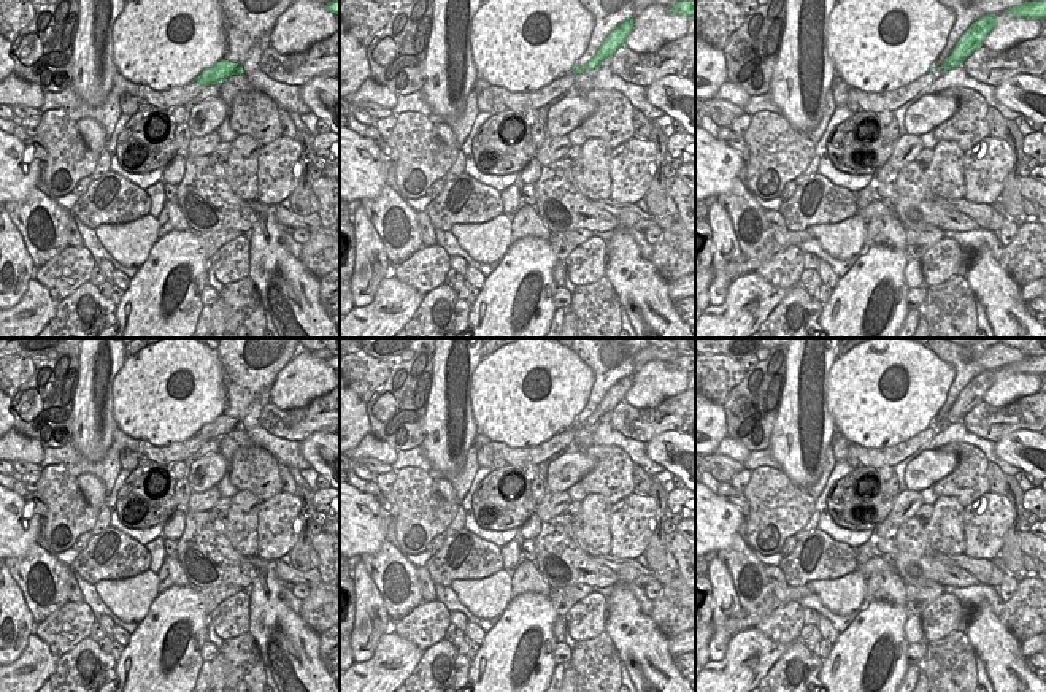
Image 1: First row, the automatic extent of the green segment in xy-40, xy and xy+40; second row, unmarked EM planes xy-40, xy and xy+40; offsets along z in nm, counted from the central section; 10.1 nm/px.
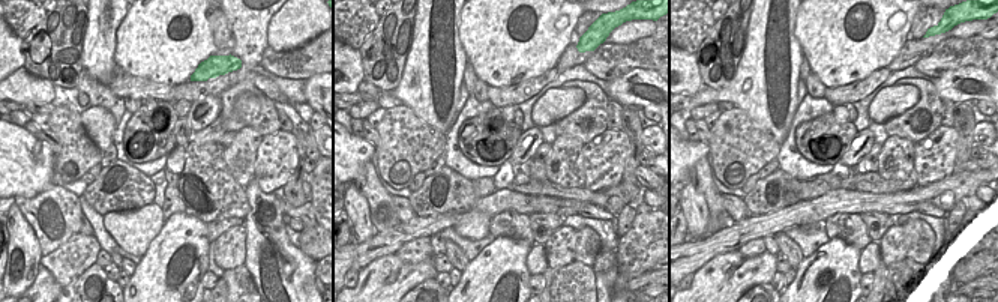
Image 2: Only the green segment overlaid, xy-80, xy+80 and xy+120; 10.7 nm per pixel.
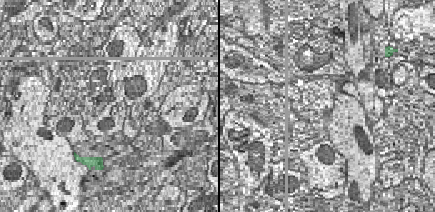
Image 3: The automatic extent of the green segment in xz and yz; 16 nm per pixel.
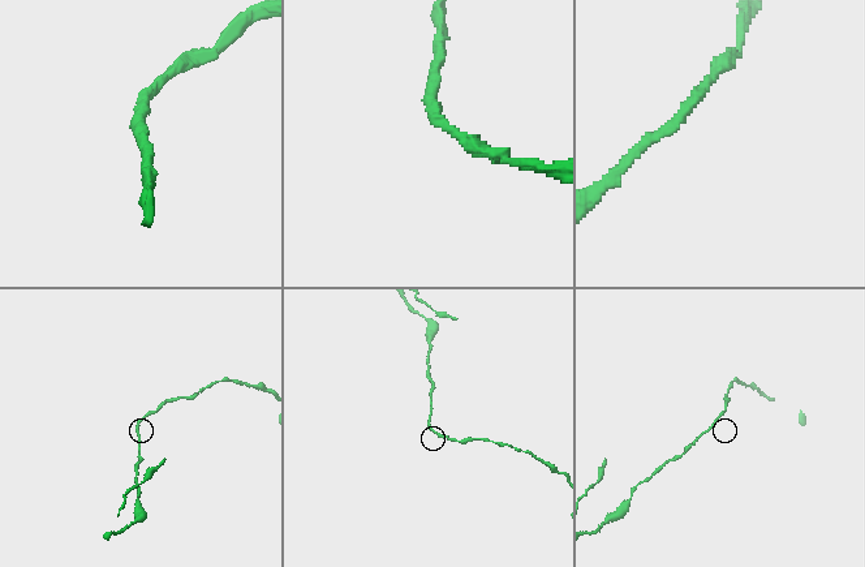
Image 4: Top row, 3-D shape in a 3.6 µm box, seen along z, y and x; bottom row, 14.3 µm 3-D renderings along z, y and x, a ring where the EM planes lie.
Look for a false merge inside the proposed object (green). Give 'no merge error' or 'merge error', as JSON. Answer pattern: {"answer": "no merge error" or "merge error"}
{"answer": "no merge error"}

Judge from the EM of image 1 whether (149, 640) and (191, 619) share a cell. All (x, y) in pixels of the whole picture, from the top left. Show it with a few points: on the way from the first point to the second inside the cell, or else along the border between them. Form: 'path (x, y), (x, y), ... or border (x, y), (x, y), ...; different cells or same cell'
path (159, 635), (173, 621), (181, 618); same cell

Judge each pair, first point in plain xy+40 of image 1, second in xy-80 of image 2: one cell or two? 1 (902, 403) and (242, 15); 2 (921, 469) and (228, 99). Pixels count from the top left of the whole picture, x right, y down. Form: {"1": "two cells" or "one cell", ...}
{"1": "two cells", "2": "two cells"}

